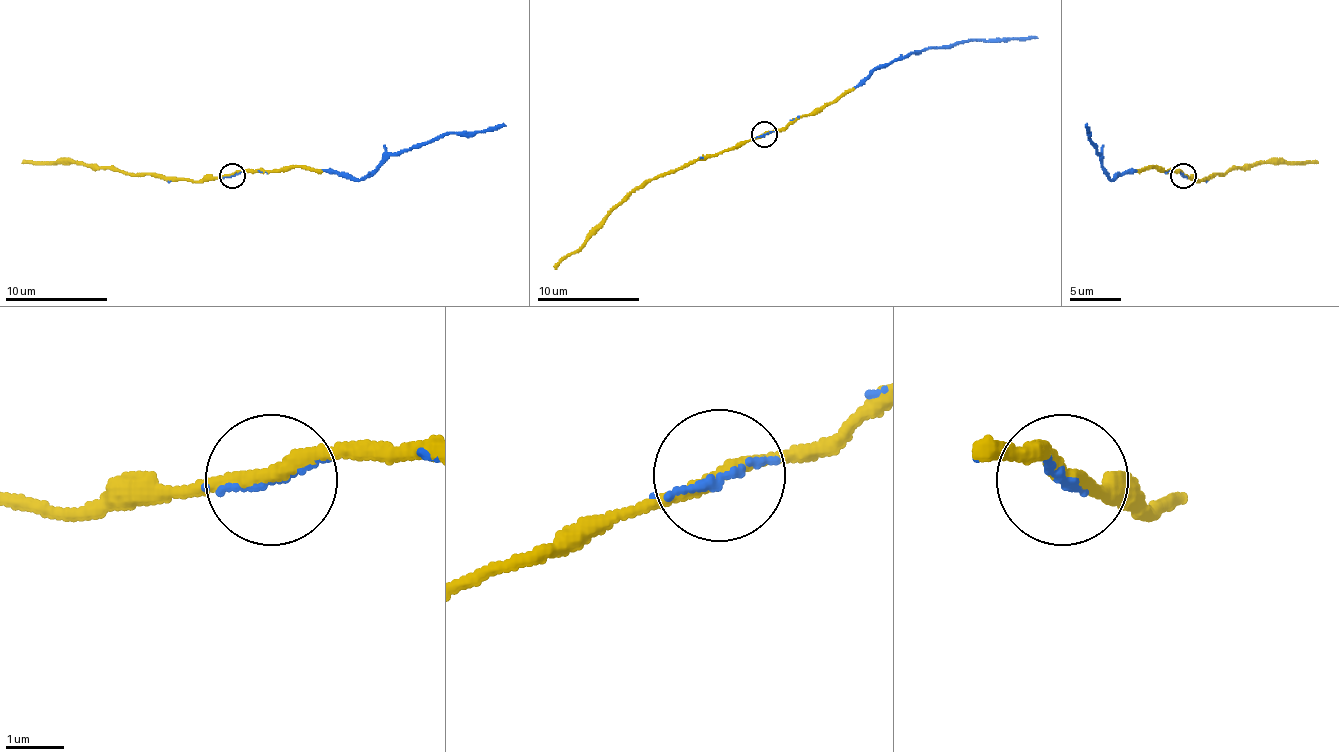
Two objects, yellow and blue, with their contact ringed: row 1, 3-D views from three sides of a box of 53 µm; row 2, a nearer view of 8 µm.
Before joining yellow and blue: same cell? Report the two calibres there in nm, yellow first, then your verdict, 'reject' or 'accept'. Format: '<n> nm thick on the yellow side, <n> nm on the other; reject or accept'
240 nm thick on the yellow side, 120 nm on the other; accept

